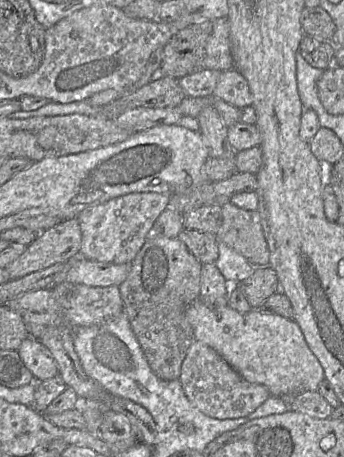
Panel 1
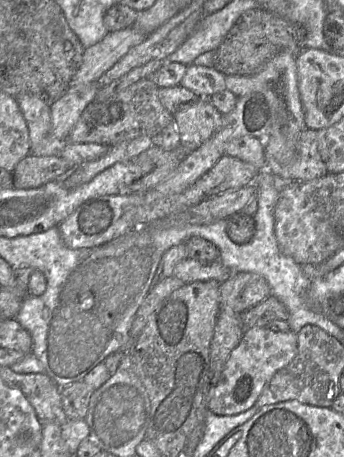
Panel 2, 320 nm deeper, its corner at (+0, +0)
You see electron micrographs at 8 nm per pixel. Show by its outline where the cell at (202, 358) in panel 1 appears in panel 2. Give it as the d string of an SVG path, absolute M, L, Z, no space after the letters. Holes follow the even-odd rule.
M253 327L245 331L231 352L221 378L210 390L208 410L216 415L237 415L255 405L266 384L285 368L297 353L297 334L293 331L275 332L266 327Z

